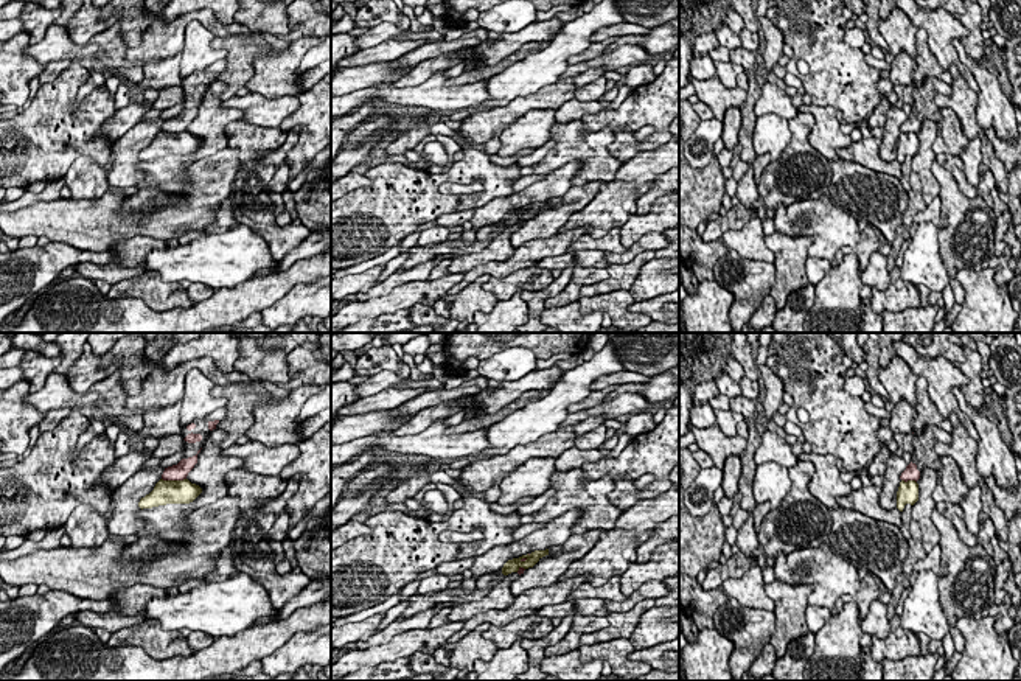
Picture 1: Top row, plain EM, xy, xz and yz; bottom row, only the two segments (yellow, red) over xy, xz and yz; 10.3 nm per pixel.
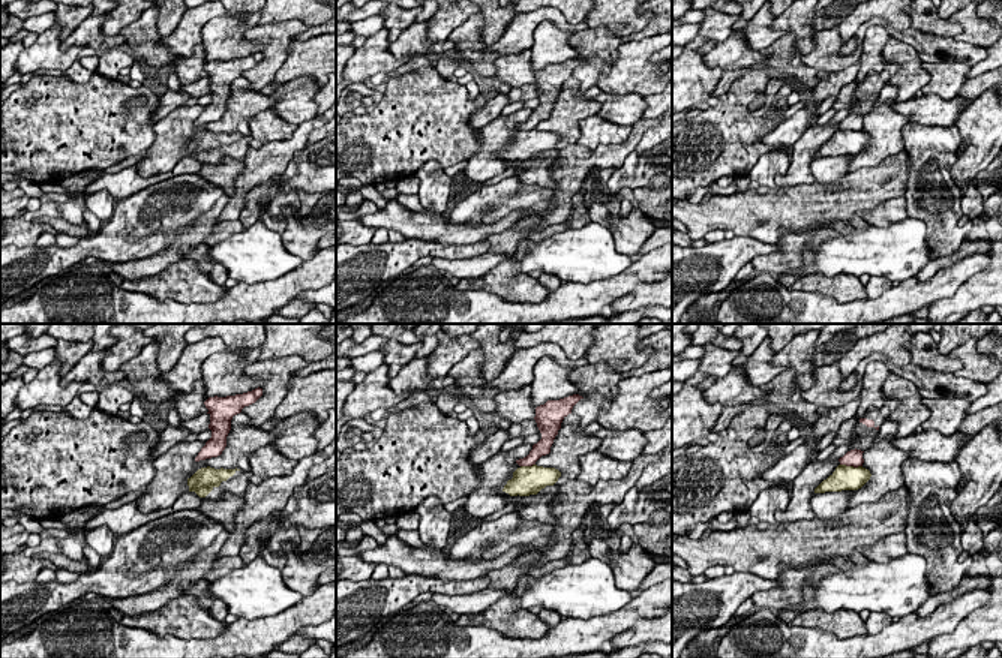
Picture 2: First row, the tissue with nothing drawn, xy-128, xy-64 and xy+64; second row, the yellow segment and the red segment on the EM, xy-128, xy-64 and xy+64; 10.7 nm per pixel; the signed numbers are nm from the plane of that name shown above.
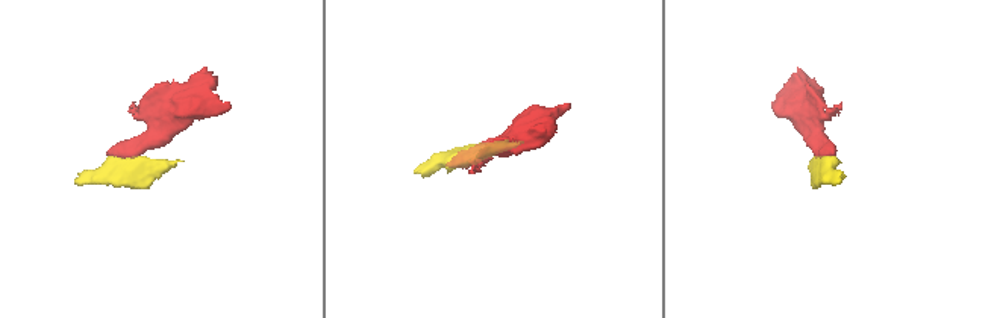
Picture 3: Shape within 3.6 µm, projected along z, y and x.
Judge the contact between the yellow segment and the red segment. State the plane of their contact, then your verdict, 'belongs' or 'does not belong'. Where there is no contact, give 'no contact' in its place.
xy | does not belong

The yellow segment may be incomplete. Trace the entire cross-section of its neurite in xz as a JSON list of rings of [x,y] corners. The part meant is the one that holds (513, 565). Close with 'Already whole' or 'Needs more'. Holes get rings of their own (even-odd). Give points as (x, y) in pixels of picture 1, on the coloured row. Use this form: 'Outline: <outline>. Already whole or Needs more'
Outline: [[[549,549],[535,550],[530,555],[522,555],[519,558],[508,560],[500,571],[497,571],[497,578],[493,580],[488,589],[493,589],[505,575],[517,572],[521,568],[533,568],[542,557],[549,555]]]. Needs more

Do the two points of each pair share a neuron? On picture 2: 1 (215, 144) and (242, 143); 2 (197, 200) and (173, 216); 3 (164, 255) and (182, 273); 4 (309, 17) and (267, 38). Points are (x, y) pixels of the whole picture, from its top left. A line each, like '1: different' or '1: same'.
1: same
2: same
3: different
4: different

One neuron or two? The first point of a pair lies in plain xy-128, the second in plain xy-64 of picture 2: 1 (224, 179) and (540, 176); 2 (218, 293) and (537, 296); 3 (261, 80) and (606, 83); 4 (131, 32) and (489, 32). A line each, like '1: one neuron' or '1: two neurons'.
1: one neuron
2: one neuron
3: two neurons
4: two neurons

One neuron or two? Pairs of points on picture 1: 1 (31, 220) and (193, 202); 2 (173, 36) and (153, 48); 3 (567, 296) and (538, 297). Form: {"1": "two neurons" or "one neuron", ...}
{"1": "one neuron", "2": "one neuron", "3": "two neurons"}

